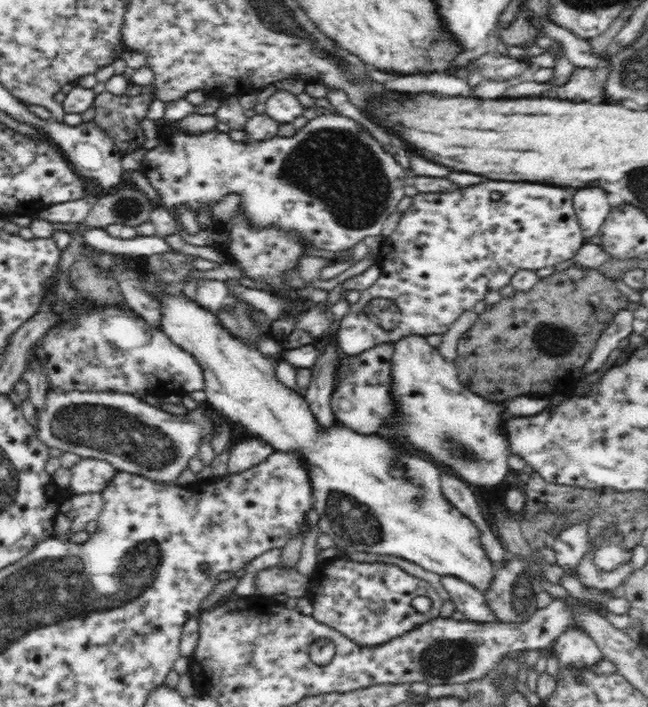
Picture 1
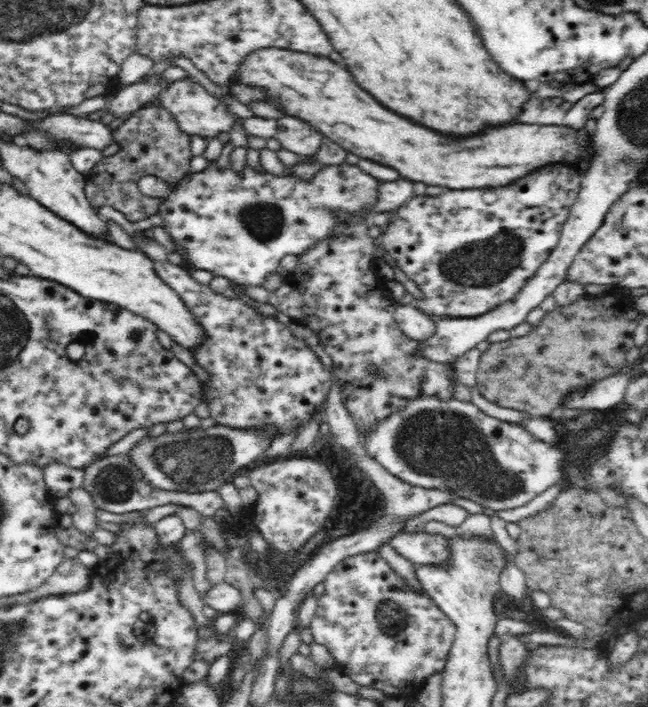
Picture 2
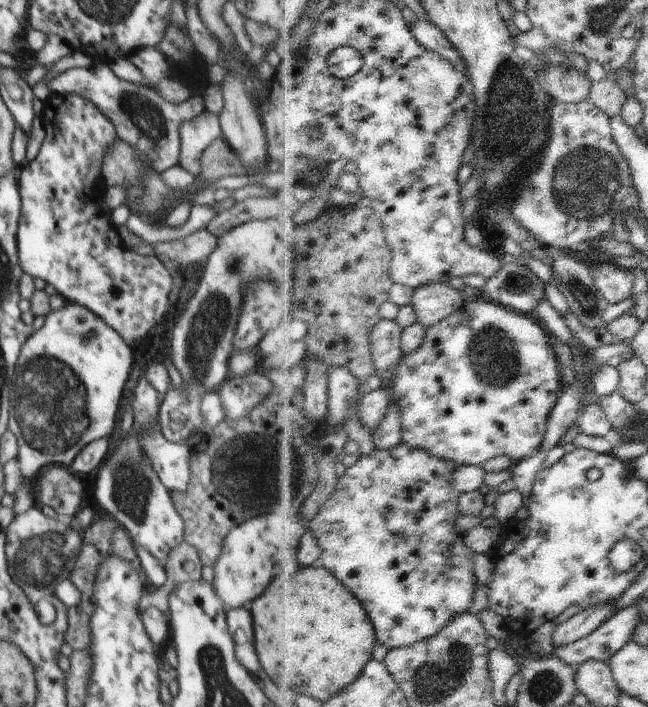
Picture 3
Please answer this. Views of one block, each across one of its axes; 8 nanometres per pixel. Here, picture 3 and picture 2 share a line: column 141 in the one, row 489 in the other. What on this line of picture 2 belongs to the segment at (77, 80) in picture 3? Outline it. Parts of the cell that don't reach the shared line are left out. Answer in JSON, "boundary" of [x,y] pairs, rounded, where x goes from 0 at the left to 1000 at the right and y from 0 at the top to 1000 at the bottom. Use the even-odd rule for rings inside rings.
{"boundary":[[[194,644],[156,648],[151,653],[145,653],[145,656],[130,662],[130,669],[128,692],[139,699],[151,720],[165,721],[176,727],[228,721],[238,719],[238,716],[259,711],[298,719],[313,730],[329,730],[336,720],[347,719],[346,706],[333,694],[296,697],[245,693],[235,689],[231,682],[225,679],[225,673],[219,670],[219,666],[210,662],[210,658]]]}

